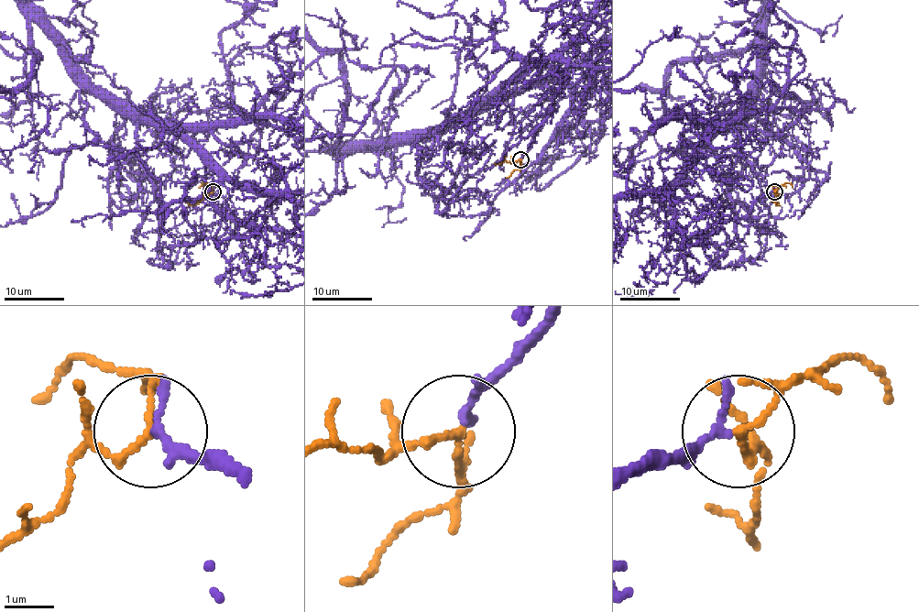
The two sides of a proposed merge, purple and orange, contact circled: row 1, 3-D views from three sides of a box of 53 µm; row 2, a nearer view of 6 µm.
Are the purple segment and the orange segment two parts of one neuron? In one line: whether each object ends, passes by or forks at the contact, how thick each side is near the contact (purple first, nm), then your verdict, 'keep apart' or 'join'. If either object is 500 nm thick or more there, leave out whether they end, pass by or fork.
purple ends there; orange passes by; 170 nm thick on the purple side, 140 nm on the other; join

